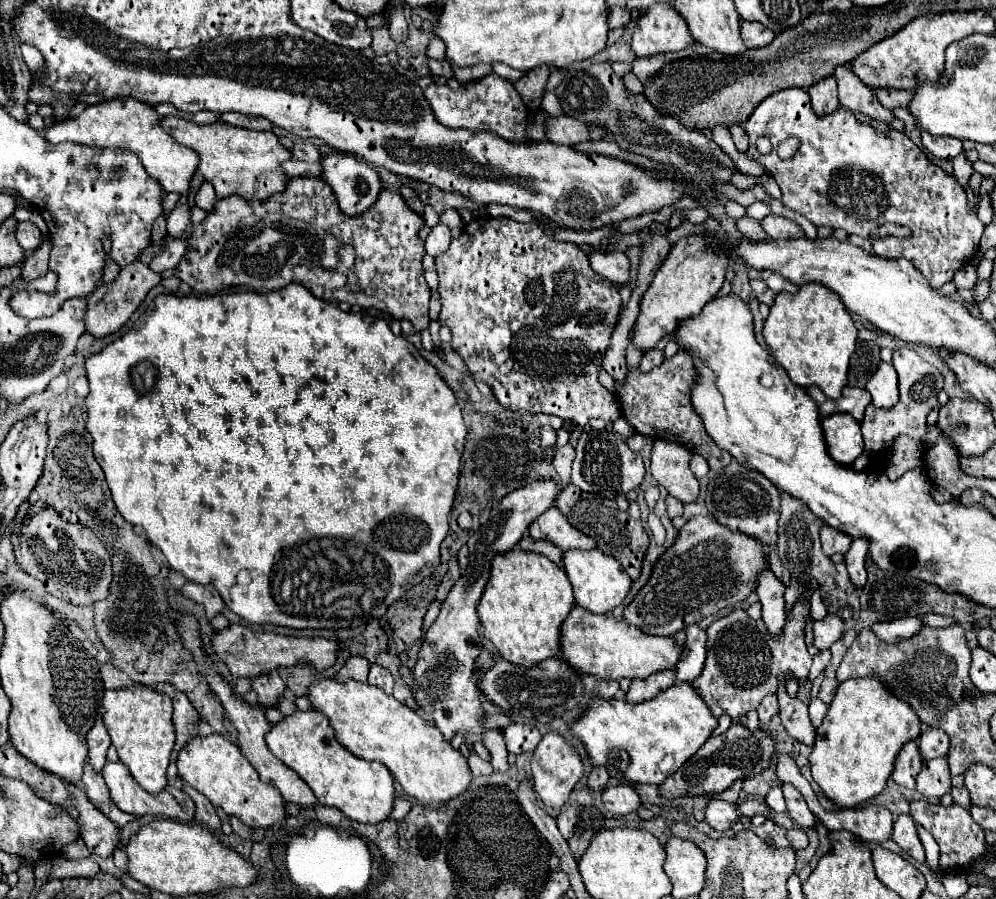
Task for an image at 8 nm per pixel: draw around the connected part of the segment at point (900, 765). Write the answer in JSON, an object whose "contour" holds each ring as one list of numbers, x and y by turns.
{"contour":[[916,742,904,744,904,748,898,754,892,780,898,782,904,788,914,788,916,786,916,776,922,770,922,756,918,752]]}

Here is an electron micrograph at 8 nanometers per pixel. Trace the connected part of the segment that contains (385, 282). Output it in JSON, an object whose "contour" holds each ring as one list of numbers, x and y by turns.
{"contour":[[292,178,286,186,284,192,274,194,272,198,266,198,262,202,248,202,242,200,240,196,226,196,222,200,216,200,214,210,208,212,208,216,204,218,204,222,200,224,192,224,192,232,188,234,188,252,186,256,180,260,180,264,176,266,176,274,182,282,186,282,194,292,198,294,214,294,226,286,250,286,254,290,280,290,282,286,288,286,290,282,298,282,302,286,306,286,316,298,320,300,336,300,336,302,348,302,350,306,360,306,360,308,376,308,380,312,390,314,396,320,410,320,416,332,422,332,424,328,428,328,428,300,430,300,430,288,424,280,424,270,422,270,422,256,426,254,426,250,422,248,422,240,418,238,418,230,424,226,422,216,418,216,416,212,412,212,402,196,398,192,390,192,390,190,382,190,378,202,374,206,370,206,366,212,362,212,360,216,346,216,342,210,336,210,334,204,336,196,330,188,330,184,326,180,320,178]]}

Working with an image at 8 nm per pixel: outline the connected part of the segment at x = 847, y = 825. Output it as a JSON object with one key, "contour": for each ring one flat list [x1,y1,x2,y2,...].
{"contour":[[816,796,806,800,810,810,826,824,828,830,848,830,866,842,882,844,892,836,892,814,884,806,870,804,856,810,824,810]]}

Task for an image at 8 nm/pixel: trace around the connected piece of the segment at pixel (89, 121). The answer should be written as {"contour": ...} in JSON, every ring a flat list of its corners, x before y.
{"contour":[[114,98,102,104,92,104,78,118,54,122,54,126,46,128,46,140,50,144,70,140,92,148,110,150,128,148,142,160,146,172,162,184,164,192,178,192,184,196,188,194,190,182,198,170,198,154,192,148,178,144,170,134,160,128,160,116,152,104,134,98]]}

